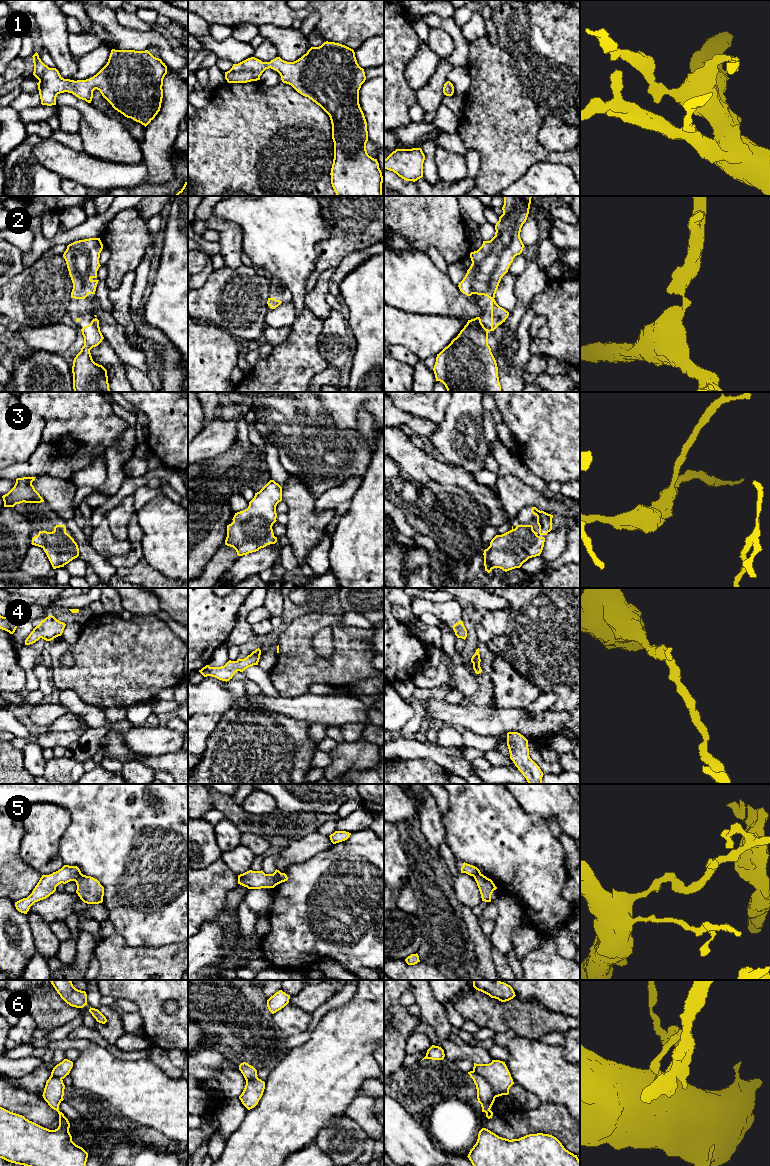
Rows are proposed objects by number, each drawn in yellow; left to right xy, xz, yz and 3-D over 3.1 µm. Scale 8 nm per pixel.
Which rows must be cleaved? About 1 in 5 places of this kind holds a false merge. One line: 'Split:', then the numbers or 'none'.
Split: 5, 6

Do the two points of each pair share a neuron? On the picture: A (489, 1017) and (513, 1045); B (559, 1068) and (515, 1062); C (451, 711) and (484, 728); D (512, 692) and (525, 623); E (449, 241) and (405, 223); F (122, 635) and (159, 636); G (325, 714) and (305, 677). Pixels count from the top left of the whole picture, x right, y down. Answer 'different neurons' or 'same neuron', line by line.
A: different neurons
B: same neuron
C: same neuron
D: different neurons
E: same neuron
F: same neuron
G: different neurons

